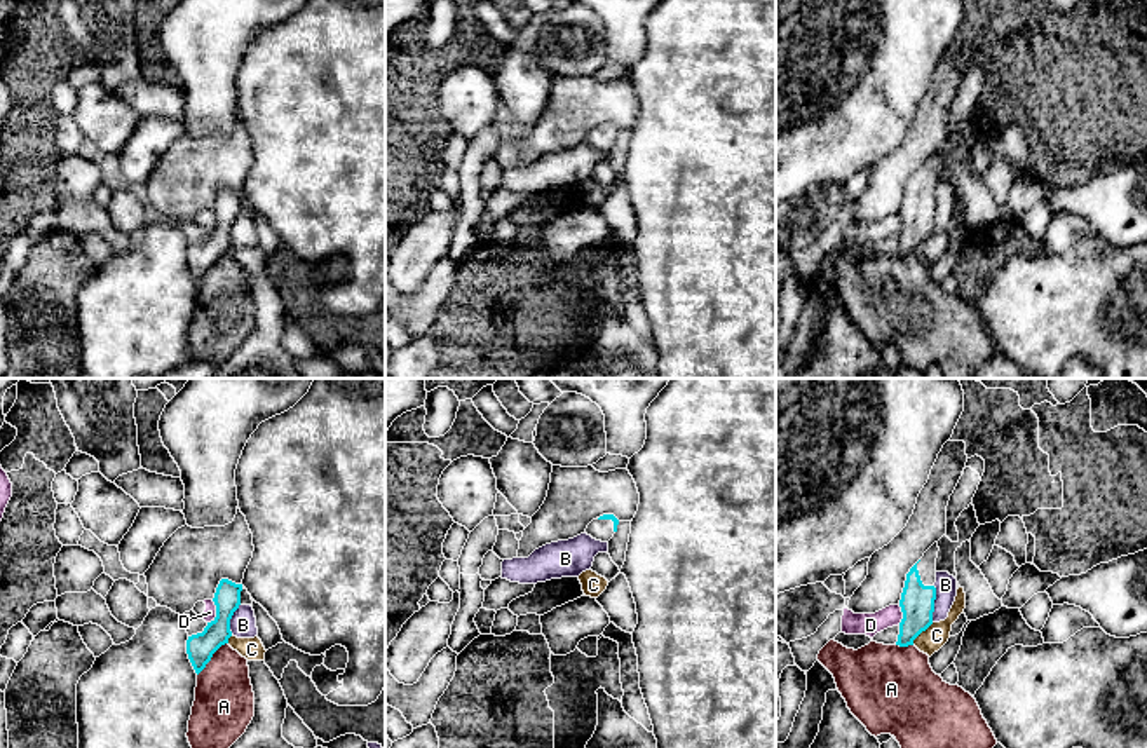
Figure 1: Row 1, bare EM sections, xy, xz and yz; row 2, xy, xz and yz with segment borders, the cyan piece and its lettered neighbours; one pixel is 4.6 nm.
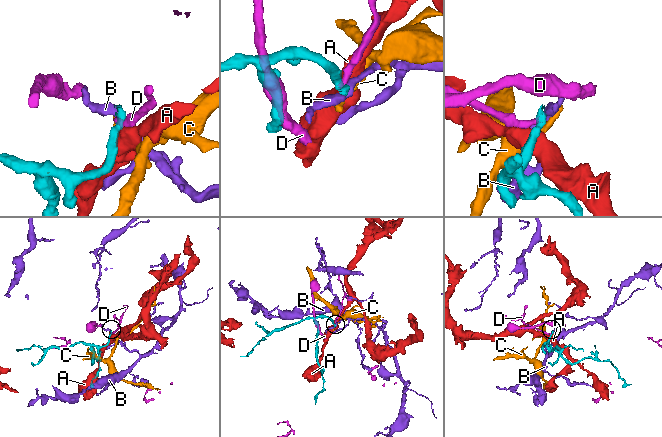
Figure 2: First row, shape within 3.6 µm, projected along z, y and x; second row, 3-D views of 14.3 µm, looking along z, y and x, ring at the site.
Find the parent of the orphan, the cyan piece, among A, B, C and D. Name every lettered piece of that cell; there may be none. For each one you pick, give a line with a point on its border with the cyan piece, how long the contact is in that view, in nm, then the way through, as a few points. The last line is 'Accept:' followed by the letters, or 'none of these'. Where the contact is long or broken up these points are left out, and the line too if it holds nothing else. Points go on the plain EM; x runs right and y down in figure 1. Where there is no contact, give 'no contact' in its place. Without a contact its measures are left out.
Accept: none of these

